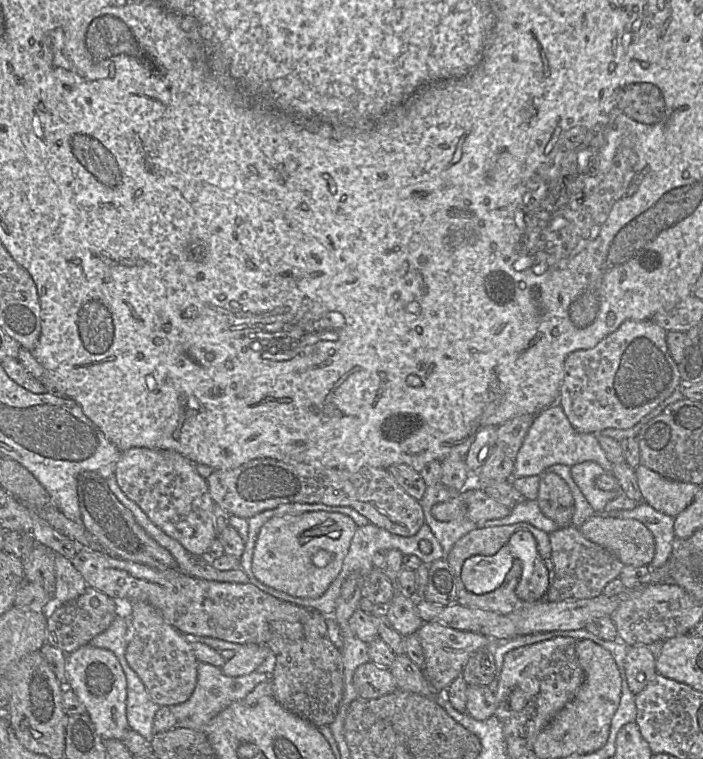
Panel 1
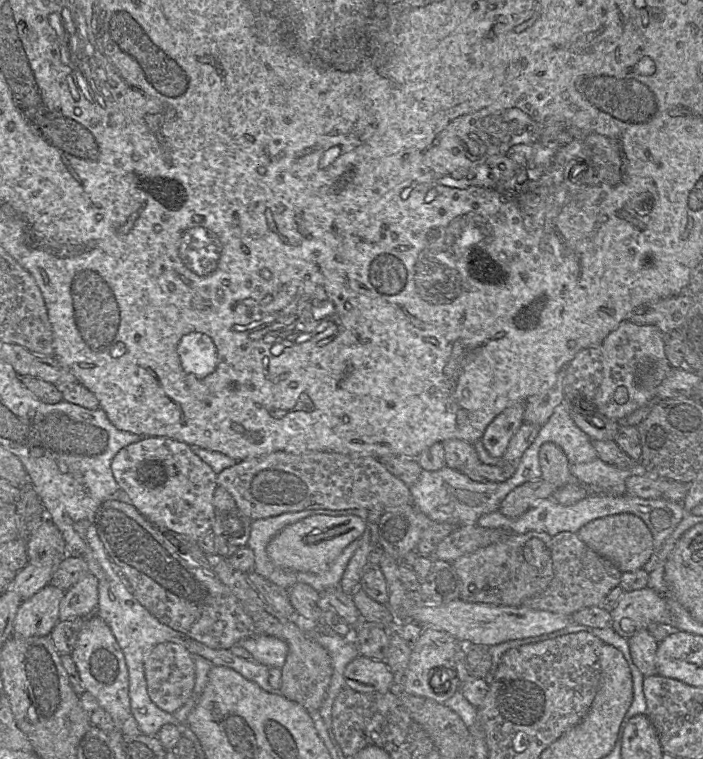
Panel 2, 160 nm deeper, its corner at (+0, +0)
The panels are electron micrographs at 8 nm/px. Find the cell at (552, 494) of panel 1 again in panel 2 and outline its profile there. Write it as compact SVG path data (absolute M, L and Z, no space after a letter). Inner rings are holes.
M553 442L544 443L539 449L541 479L561 488L569 482L570 463L563 450Z

